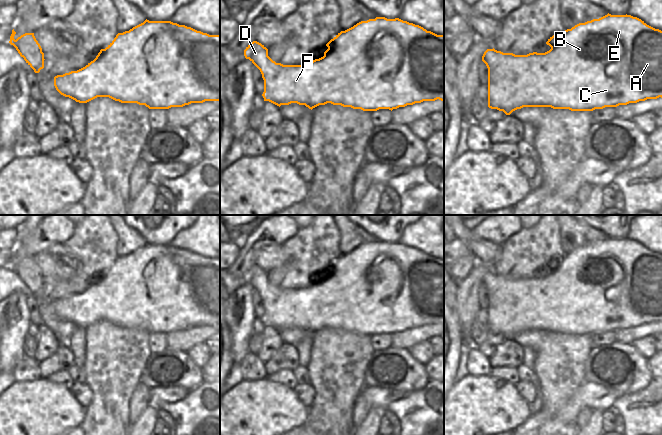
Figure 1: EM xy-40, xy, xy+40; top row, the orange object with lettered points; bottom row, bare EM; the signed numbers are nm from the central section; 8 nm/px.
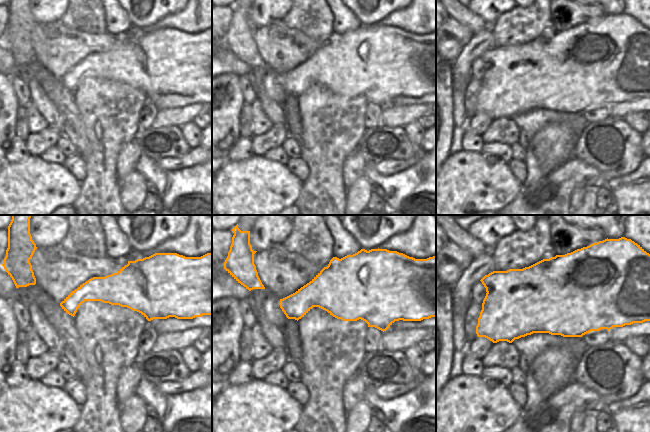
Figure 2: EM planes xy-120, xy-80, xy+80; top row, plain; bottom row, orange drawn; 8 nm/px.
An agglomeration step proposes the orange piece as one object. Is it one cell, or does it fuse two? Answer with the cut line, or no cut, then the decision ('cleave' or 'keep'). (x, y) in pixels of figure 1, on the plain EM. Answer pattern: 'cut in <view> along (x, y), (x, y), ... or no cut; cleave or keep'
cut in xy+40 along (498, 275), (498, 288), (492, 296), (492, 302), (488, 305); cleave

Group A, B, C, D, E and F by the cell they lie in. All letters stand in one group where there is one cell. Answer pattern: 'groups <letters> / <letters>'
groups A B C E F / D

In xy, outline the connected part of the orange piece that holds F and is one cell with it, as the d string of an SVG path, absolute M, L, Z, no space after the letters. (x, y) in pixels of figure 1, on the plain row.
M376 241L375 243L361 245L345 255L341 255L326 270L328 273L324 276L323 281L305 289L283 289L281 287L275 287L270 292L268 304L264 305L264 316L262 318L264 325L269 325L279 331L281 329L297 327L299 329L305 329L311 334L319 329L331 327L333 329L341 329L363 335L377 335L379 333L389 333L392 335L399 331L405 331L423 325L435 325L437 323L444 325L444 259L437 259L419 249L403 245L399 242L387 243L385 241Z

